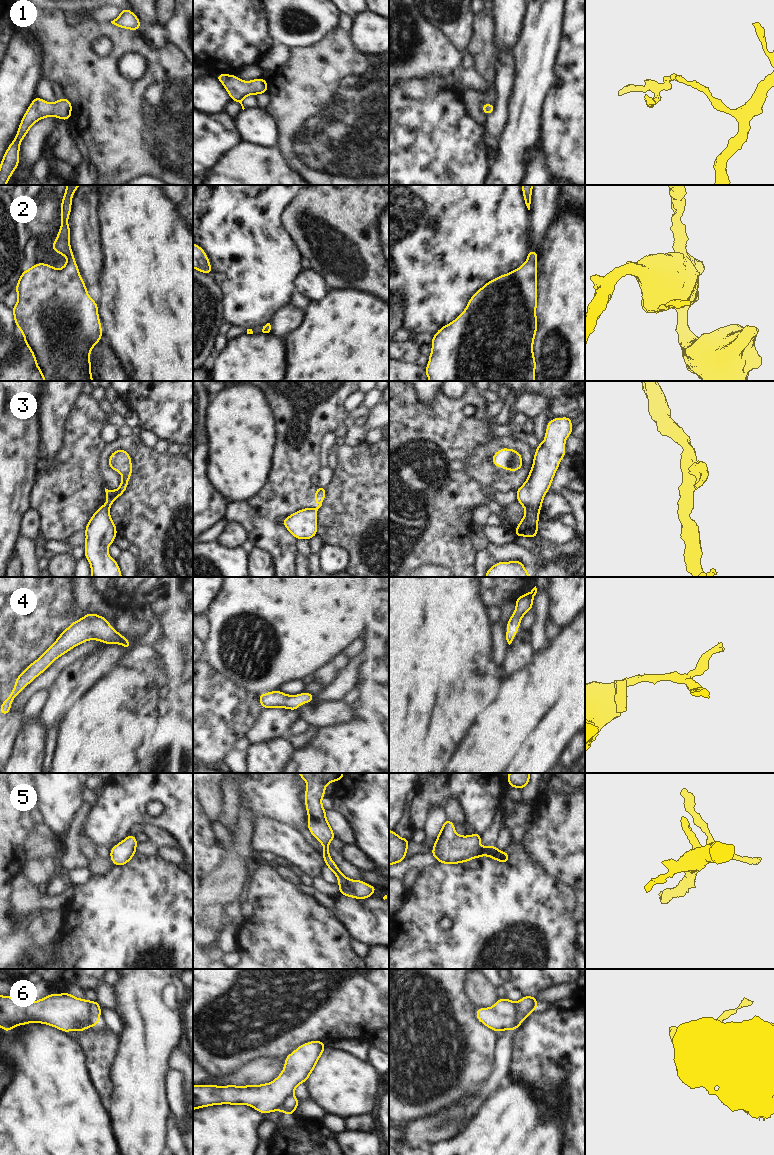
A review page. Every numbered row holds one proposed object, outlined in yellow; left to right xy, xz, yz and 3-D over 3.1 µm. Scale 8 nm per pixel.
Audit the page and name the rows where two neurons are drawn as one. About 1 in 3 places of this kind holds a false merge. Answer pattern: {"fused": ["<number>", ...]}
{"fused": ["3", "6"]}

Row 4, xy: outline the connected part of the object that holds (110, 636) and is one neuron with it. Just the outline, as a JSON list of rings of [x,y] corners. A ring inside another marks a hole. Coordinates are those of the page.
[[[87,613],[83,618],[72,622],[58,639],[16,678],[13,691],[0,705],[0,714],[8,715],[14,698],[54,660],[87,640],[98,640],[109,645],[121,644],[126,650],[131,649],[131,642],[111,627],[106,618],[95,613]]]

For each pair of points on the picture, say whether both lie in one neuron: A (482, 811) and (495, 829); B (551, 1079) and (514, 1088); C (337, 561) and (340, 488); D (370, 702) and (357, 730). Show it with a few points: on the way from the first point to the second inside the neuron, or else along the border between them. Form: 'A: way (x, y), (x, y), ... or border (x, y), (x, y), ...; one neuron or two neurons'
A: border (501, 803), (494, 822), (483, 835); two neurons
B: border (510, 1075), (521, 1075), (546, 1090), (555, 1090); two neurons
C: border (325, 544), (342, 547), (348, 554), (347, 566); two neurons
D: border (363, 713), (378, 715); two neurons

